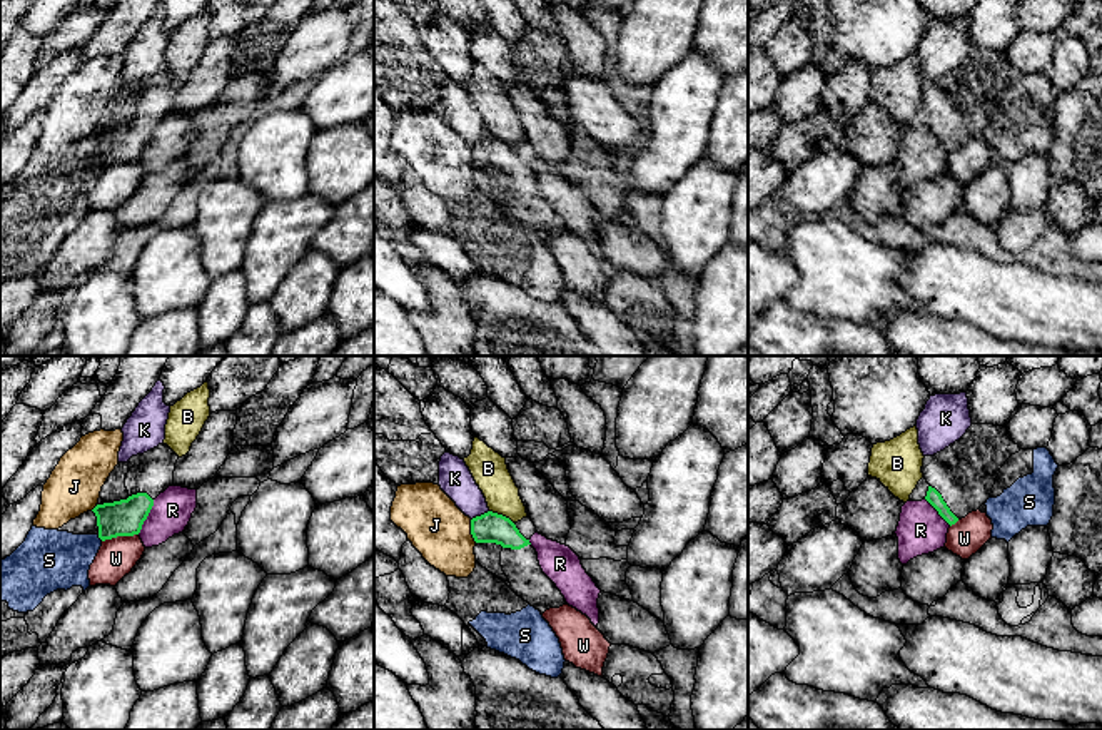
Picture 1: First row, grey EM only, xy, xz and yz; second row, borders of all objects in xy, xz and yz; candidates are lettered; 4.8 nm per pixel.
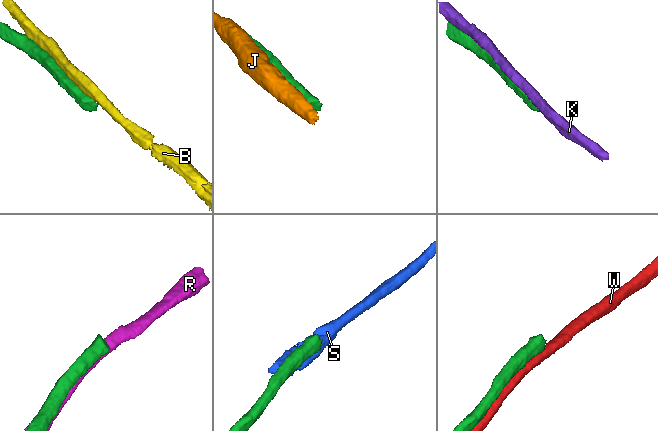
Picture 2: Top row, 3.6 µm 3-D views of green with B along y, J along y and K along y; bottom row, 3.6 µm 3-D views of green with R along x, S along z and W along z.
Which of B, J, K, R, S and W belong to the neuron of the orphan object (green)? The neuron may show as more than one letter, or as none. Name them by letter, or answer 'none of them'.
none of them

